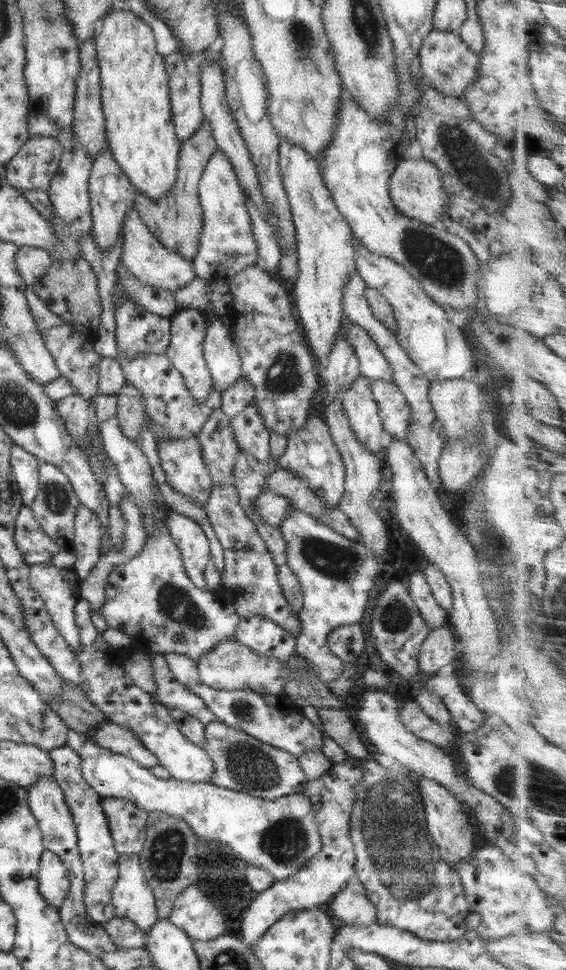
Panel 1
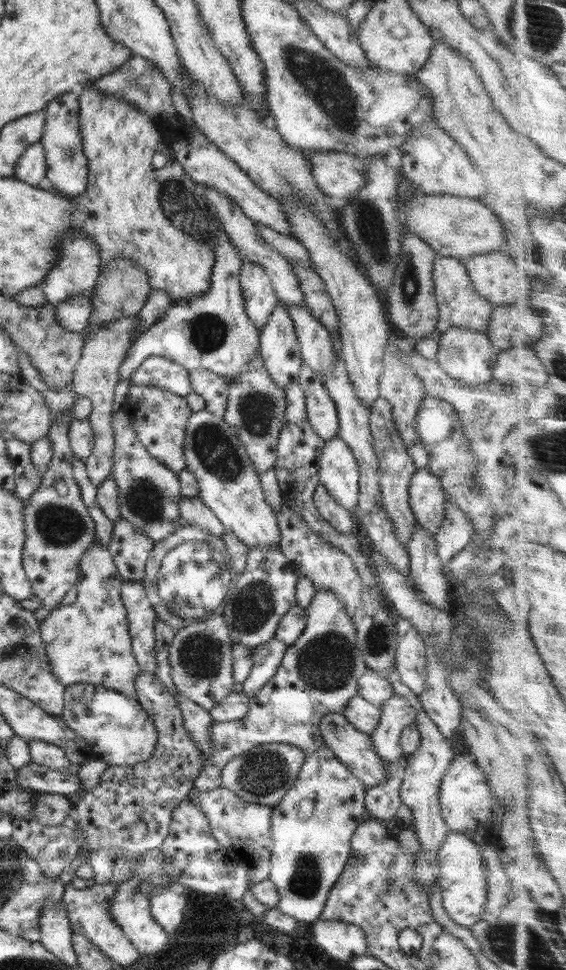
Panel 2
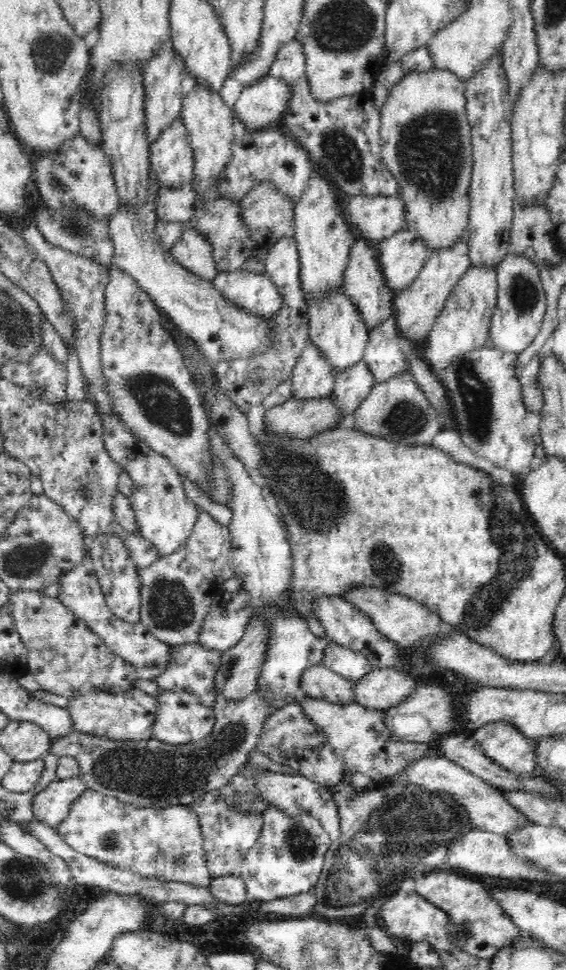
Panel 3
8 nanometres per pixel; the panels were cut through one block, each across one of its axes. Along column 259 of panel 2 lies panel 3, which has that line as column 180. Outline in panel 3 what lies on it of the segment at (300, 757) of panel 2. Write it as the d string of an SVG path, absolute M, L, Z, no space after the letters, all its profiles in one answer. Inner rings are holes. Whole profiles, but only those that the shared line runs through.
M252 692L244 700L226 700L218 695L213 704L215 723L212 732L202 740L188 744L168 744L154 738L148 740L102 740L99 736L88 736L73 730L72 734L52 740L50 751L58 758L72 757L79 764L79 777L88 789L113 796L120 802L135 804L140 808L166 808L169 806L191 806L204 794L228 784L239 768L247 761L250 752L260 742L263 726L268 720L267 702Z

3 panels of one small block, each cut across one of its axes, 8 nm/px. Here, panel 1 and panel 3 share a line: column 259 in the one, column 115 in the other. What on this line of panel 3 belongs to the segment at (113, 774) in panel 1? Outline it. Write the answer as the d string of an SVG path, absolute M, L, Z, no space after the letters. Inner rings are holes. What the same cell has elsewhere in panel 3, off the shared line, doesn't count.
M87 788L55 829L76 853L119 870L202 887L209 887L214 879L206 861L201 824L191 806L140 808Z

